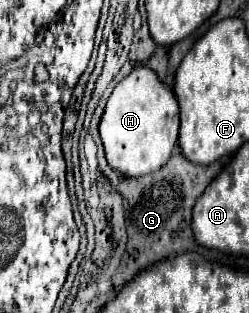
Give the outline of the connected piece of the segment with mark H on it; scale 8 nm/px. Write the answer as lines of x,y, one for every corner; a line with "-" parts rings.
134,68
120,80
108,98
100,120
100,138
106,162
122,176
144,176
160,170
178,144
178,102
170,88
166,88
154,70

